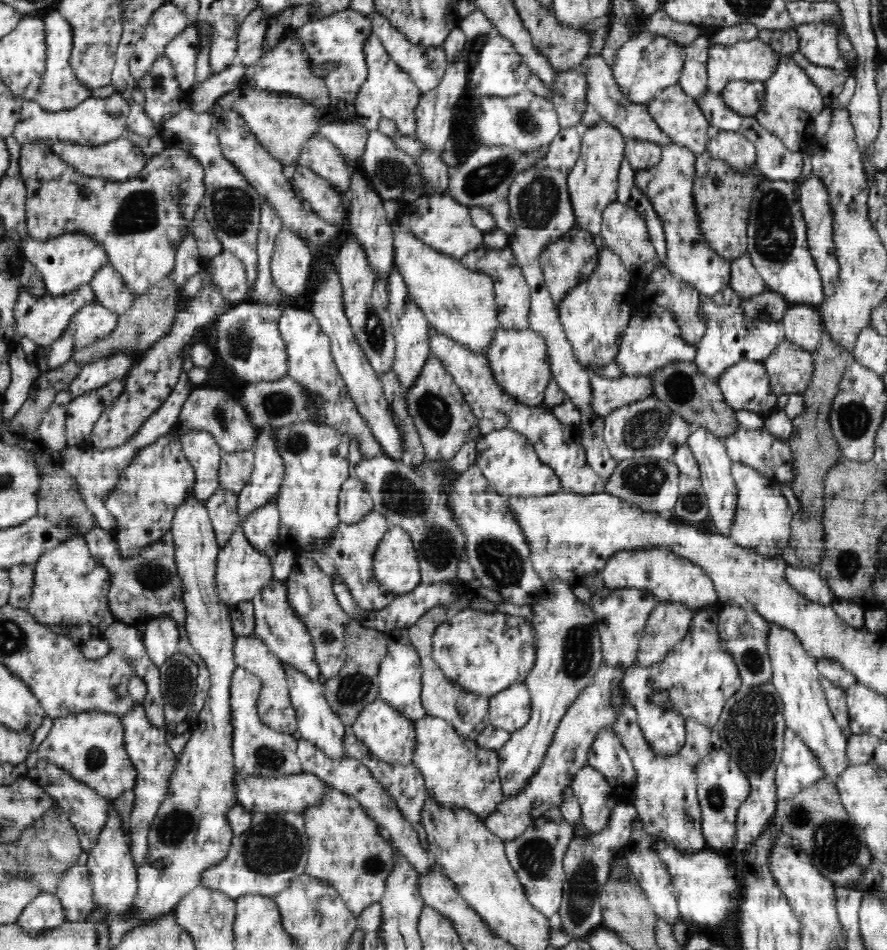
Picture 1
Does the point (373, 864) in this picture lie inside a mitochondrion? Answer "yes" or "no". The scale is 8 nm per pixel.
yes

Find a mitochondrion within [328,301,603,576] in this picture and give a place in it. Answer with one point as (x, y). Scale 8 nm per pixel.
(397, 492)

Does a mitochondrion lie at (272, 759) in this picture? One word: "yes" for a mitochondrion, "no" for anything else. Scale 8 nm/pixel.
yes

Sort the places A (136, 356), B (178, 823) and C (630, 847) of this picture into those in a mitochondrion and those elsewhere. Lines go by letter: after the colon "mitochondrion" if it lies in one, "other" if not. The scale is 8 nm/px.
A: other
B: mitochondrion
C: other

